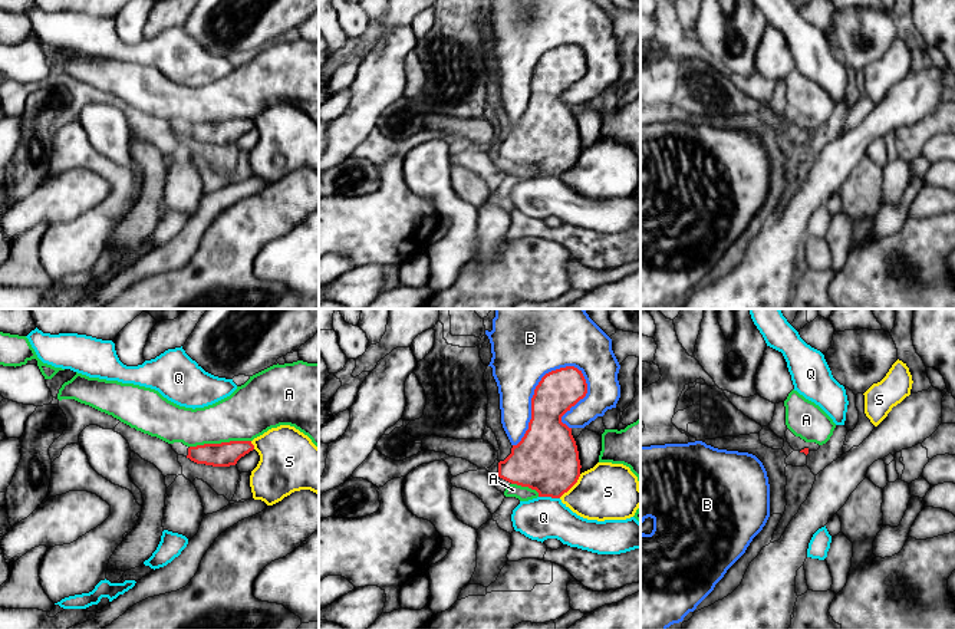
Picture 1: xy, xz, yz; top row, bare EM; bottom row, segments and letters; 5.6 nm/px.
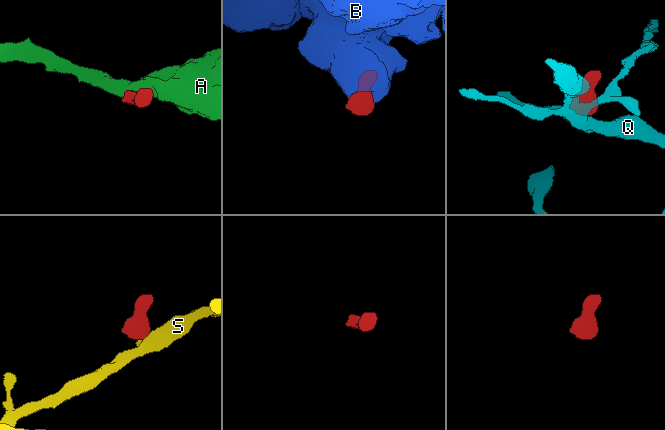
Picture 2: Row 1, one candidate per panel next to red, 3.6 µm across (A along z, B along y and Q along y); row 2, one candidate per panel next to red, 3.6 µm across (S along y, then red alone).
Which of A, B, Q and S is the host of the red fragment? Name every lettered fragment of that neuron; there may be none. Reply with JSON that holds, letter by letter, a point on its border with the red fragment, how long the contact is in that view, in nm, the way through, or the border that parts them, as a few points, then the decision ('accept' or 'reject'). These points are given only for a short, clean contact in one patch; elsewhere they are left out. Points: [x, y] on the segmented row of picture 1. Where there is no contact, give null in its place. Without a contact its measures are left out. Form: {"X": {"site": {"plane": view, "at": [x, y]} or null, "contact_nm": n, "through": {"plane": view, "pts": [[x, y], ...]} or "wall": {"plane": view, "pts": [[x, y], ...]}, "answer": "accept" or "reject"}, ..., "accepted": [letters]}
{"A": {"site": {"plane": "xy", "at": [221, 443]}, "contact_nm": 340, "answer": "reject"}, "B": {"site": {"plane": "xz", "at": [534, 394]}, "contact_nm": 550, "answer": "reject"}, "Q": {"site": {"plane": "xz", "at": [549, 496]}, "contact_nm": 120, "answer": "reject"}, "S": {"site": {"plane": "xz", "at": [570, 487]}, "contact_nm": 180, "wall": {"plane": "xz", "pts": [[580, 474], [559, 497]]}, "answer": "reject"}, "accepted": []}

